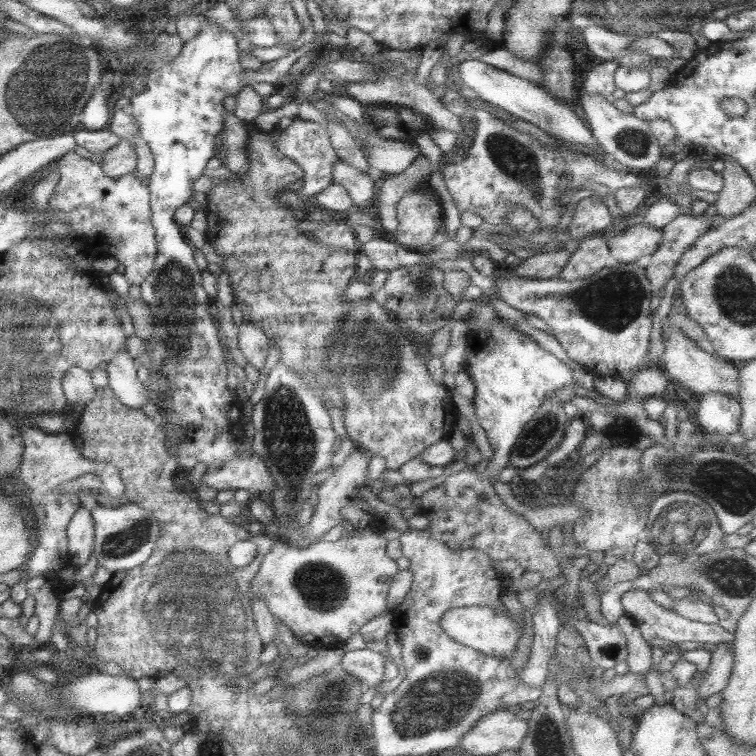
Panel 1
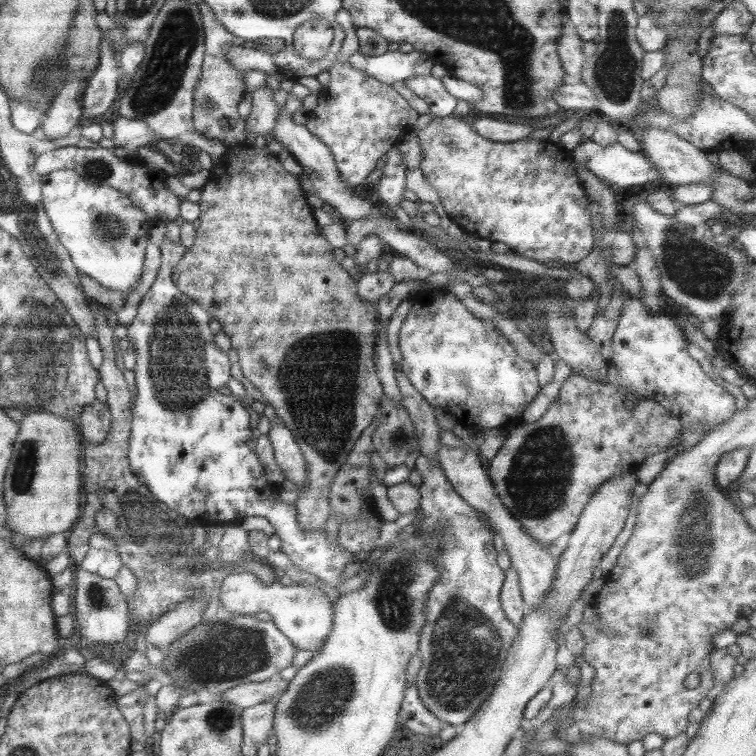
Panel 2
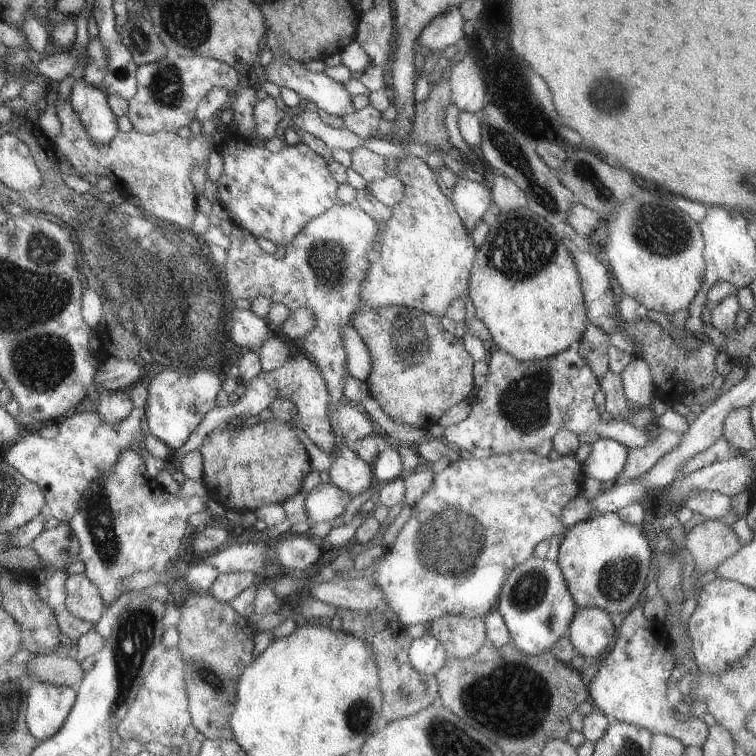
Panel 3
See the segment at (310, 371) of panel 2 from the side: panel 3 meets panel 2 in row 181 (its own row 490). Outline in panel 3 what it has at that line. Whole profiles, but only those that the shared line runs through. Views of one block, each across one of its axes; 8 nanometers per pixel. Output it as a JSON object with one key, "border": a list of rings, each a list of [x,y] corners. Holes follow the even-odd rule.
{"border":[[[276,398],[269,406],[271,418],[234,430],[214,429],[199,446],[203,470],[201,479],[206,494],[220,504],[227,515],[253,512],[262,505],[280,504],[295,496],[303,478],[309,474],[307,451],[295,436],[295,406],[287,399]]]}

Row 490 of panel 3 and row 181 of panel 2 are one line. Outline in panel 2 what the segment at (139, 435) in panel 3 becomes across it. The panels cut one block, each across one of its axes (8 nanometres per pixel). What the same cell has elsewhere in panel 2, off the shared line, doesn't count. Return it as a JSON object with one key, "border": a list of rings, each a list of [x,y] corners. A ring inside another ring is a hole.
{"border":[[[71,170],[53,171],[40,177],[41,204],[51,228],[57,235],[59,244],[65,248],[78,273],[95,280],[105,290],[129,294],[136,289],[142,273],[144,248],[151,222],[147,221],[140,208],[137,208],[122,192],[107,185],[91,185],[83,177]]]}

